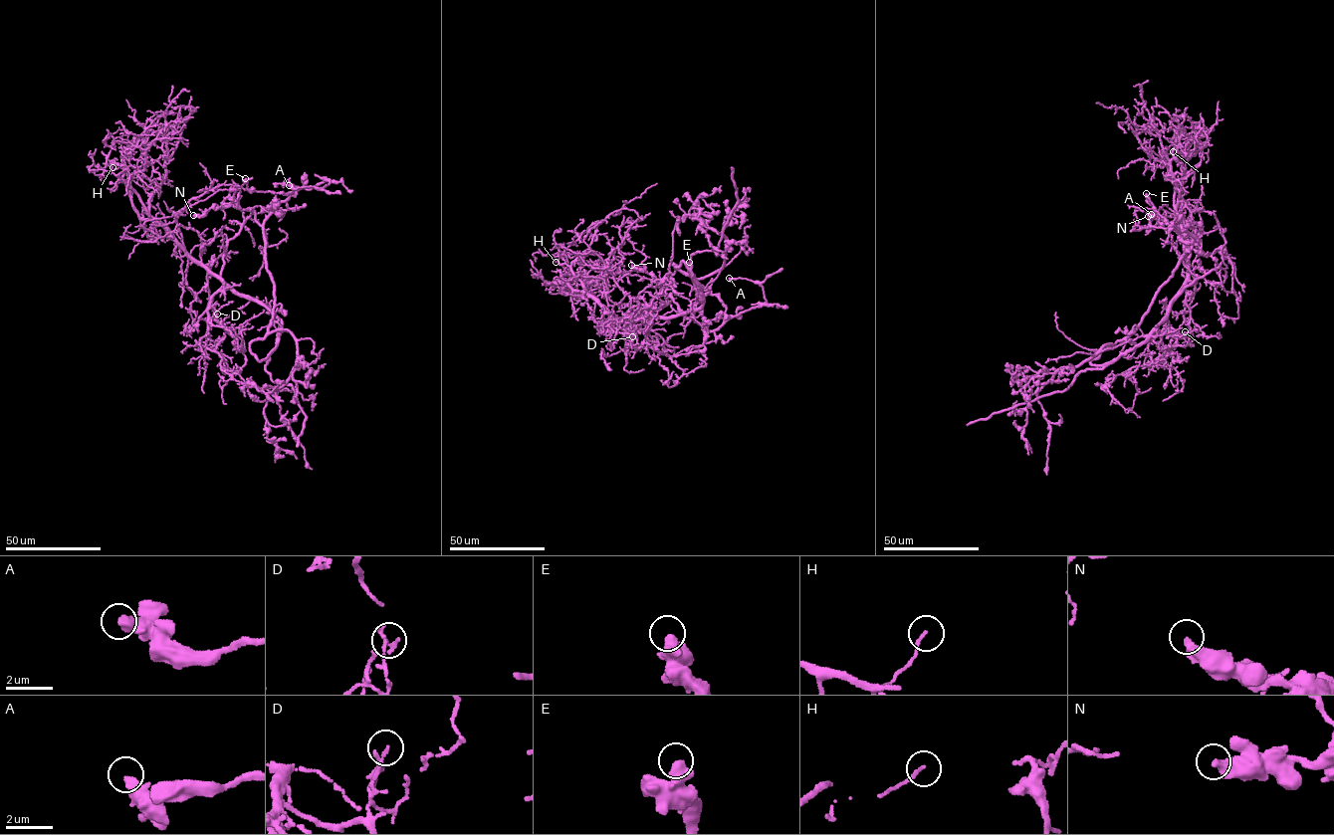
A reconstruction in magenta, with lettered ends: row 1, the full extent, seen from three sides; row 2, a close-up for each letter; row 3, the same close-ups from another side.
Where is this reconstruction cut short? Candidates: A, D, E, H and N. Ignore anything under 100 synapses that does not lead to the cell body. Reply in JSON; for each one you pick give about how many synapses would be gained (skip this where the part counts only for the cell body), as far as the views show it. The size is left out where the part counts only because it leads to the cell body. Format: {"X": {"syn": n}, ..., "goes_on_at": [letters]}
{"goes_on_at": []}

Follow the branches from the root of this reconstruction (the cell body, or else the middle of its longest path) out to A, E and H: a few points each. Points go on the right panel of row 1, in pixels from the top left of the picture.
A: (1174, 298), (1220, 266), (1226, 253), (1219, 250), (1206, 254), (1198, 239), (1187, 231), (1151, 225), (1151, 214)
E: (1174, 298), (1220, 266), (1226, 253), (1219, 250), (1204, 253), (1197, 238), (1171, 227), (1146, 193)
H: (1174, 298), (1186, 283), (1189, 262), (1183, 226), (1174, 204), (1175, 186), (1160, 157), (1173, 151)

